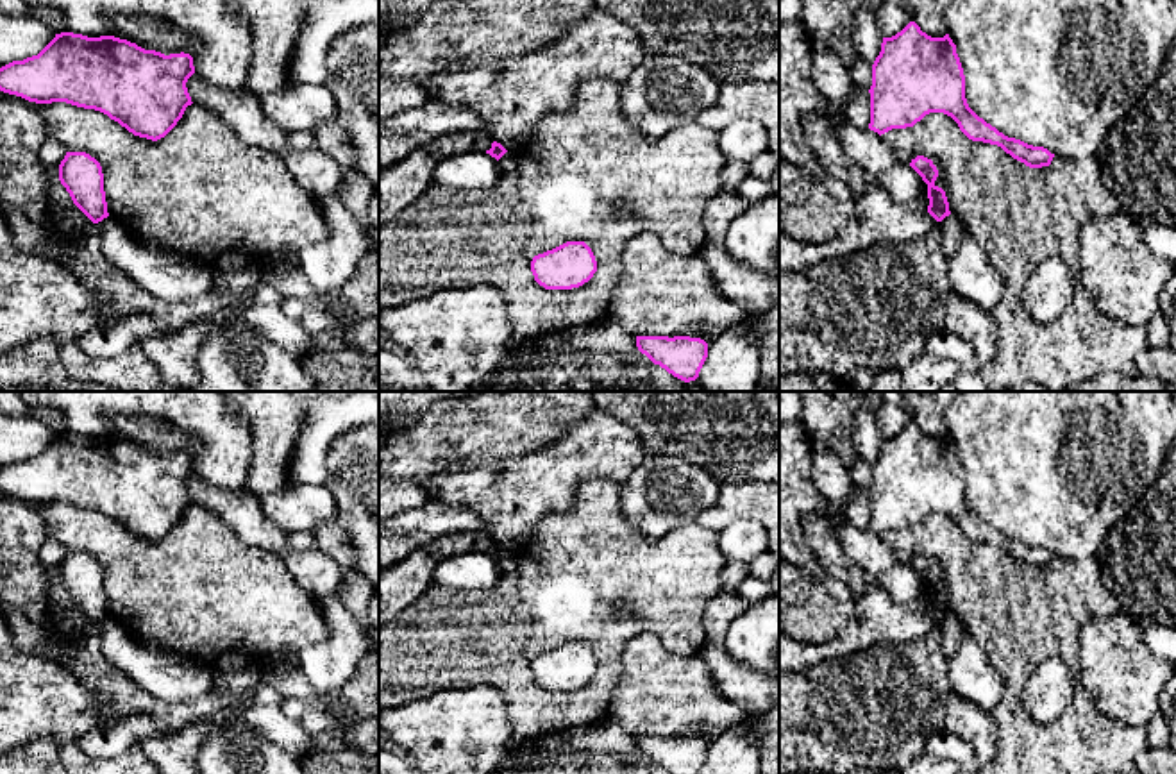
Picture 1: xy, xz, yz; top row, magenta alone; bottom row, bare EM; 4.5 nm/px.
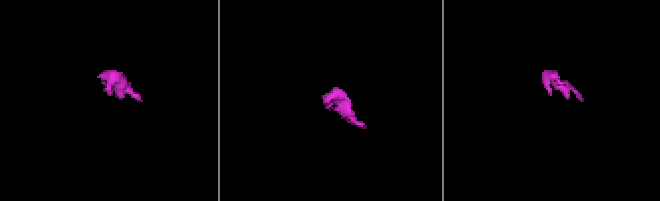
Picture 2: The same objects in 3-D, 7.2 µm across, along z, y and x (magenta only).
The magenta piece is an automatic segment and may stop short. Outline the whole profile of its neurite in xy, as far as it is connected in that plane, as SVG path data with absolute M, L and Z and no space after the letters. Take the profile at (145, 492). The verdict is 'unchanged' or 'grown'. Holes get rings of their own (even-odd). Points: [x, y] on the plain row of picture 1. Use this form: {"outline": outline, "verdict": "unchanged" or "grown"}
{"outline": "M61 433L38 454L0 468L0 492L36 504L66 502L95 509L139 538L157 542L182 518L191 497L186 483L195 474L189 454L164 456L114 436L88 438Z", "verdict": "unchanged"}

